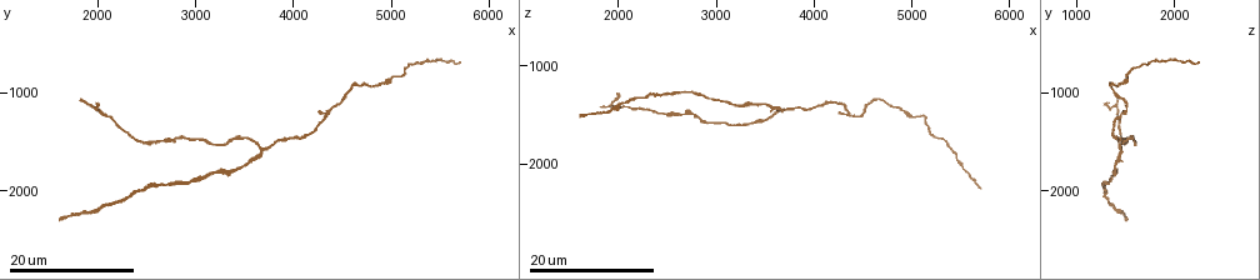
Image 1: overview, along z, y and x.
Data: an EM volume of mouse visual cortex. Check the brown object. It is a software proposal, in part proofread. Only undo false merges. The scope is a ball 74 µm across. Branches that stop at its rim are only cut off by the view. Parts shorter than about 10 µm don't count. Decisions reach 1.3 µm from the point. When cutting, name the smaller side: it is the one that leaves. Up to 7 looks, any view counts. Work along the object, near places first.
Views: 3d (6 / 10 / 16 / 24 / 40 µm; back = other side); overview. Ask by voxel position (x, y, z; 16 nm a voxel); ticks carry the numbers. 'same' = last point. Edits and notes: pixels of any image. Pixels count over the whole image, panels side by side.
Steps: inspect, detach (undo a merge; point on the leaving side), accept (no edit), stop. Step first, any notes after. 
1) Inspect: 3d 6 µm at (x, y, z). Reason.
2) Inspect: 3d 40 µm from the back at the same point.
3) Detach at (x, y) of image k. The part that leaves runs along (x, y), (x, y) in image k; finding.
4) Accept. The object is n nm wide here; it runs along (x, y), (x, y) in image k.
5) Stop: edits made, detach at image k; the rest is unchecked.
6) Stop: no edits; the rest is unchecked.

Inspect: 3d 16 µm at (5020, 840, 1520). Thick turns thin.

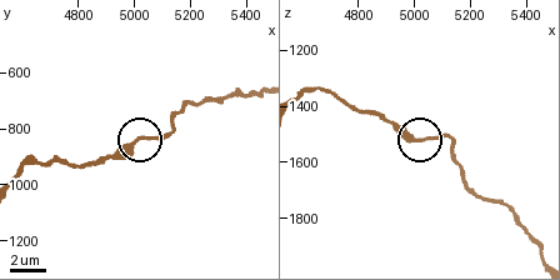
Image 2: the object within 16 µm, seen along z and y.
Inspect: 3d 10 µm at (4990, 850, 1510).

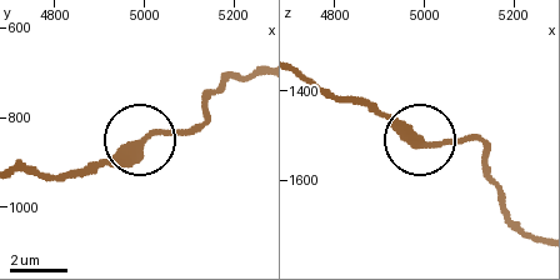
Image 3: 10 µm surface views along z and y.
Accept. The object is 310 nm wide here; continuous, no second neuron.

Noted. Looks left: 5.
Inspect: 3d 16 µm at (4340, 1200, 1500). Calibre changes.

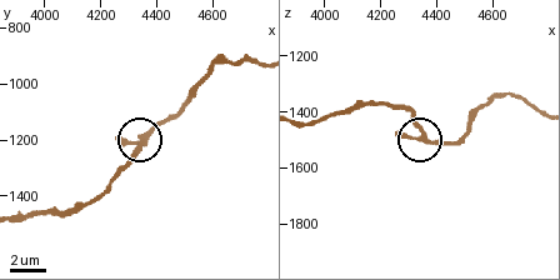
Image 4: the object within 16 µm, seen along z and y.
Inspect: 3d 6 µm at (4370, 1190, 1490). Zoom in.

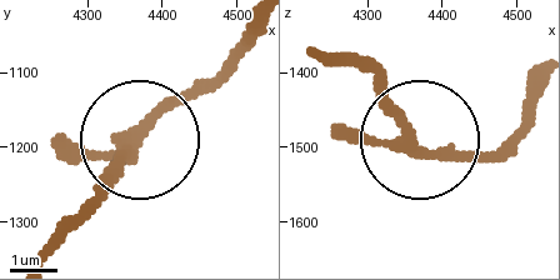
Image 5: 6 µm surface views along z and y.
Accept. It runs along (43, 250), (230, 63) in image 5; all the same neuron.

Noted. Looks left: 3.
Inspect: 3d 16 µm at (3380, 1480, 1560). Thick turns thin.

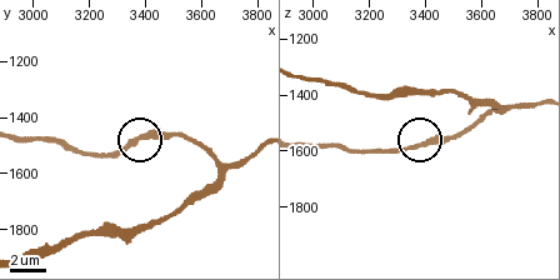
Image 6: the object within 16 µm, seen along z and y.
Inspect: 3d 10 µm at (3370, 1480, 1580).

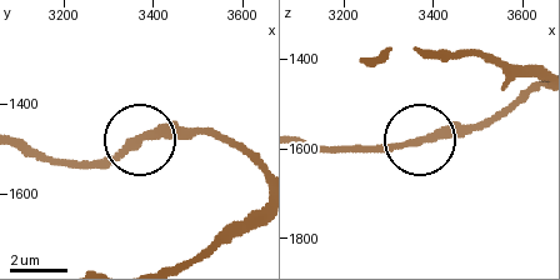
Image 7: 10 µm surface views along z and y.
Accept. The object is 280 nm wide here; it runs along (536, 84), (486, 119), (394, 146), (360, 146) in image 7; one neuron here.

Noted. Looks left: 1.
Stop: no edits; the rest is unchecked.

